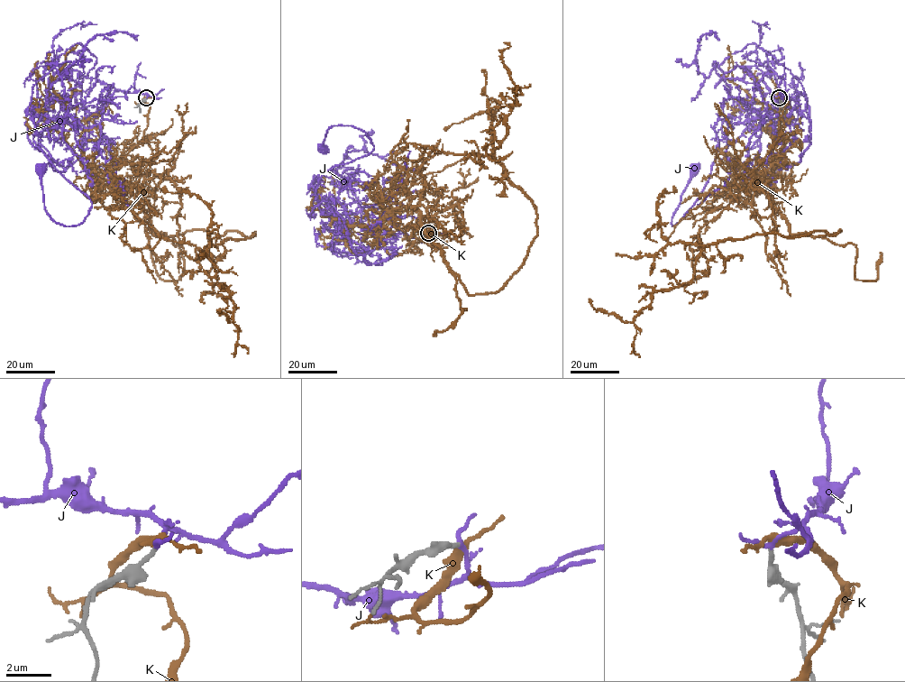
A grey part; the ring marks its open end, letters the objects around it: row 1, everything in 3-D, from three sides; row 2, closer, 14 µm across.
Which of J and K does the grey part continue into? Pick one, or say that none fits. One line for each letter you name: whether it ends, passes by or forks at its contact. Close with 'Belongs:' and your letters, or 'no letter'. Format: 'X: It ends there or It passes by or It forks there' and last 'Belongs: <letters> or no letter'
J: It passes by
Belongs: J

